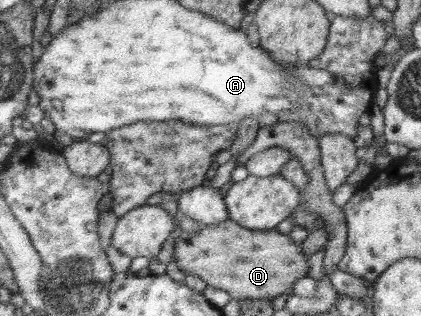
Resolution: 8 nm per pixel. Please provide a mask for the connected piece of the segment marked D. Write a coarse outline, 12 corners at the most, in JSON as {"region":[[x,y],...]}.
{"region":[[226,218],[175,240],[184,274],[235,300],[272,300],[309,256]]}

